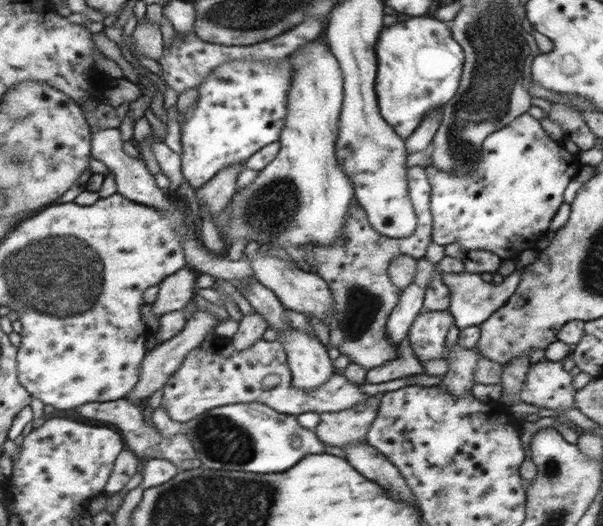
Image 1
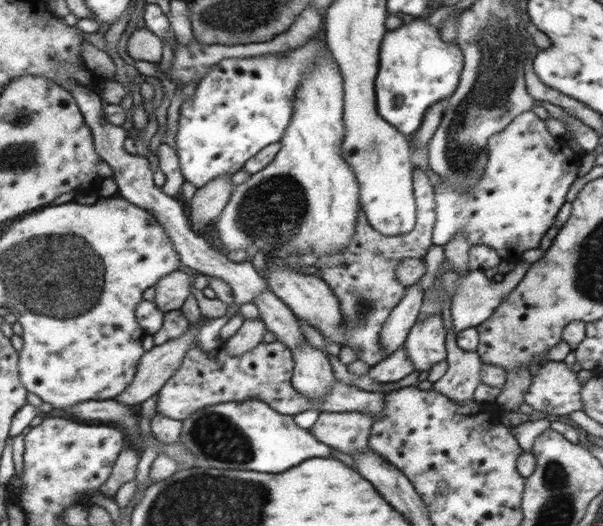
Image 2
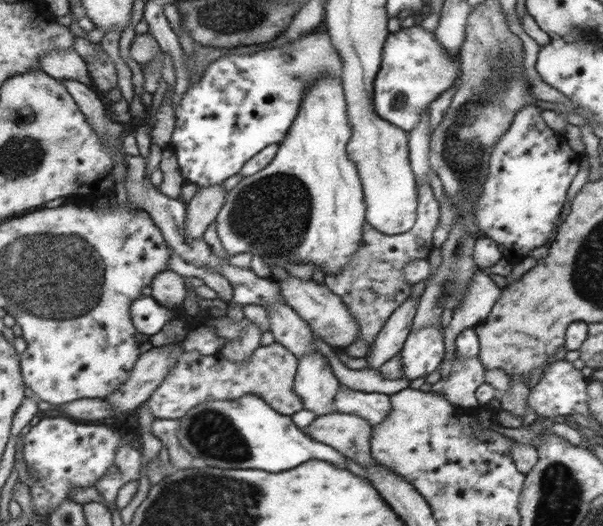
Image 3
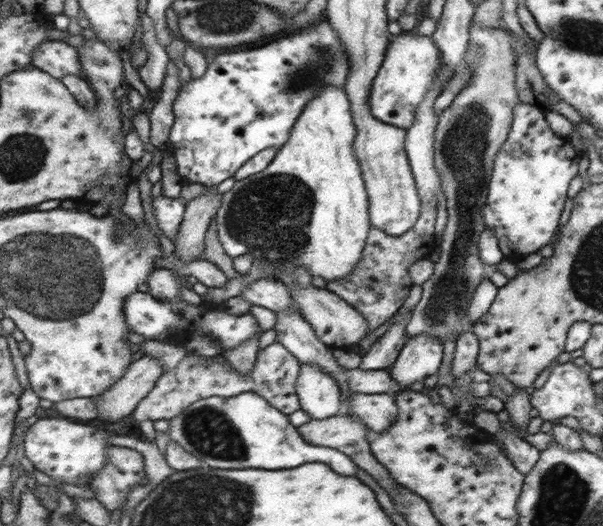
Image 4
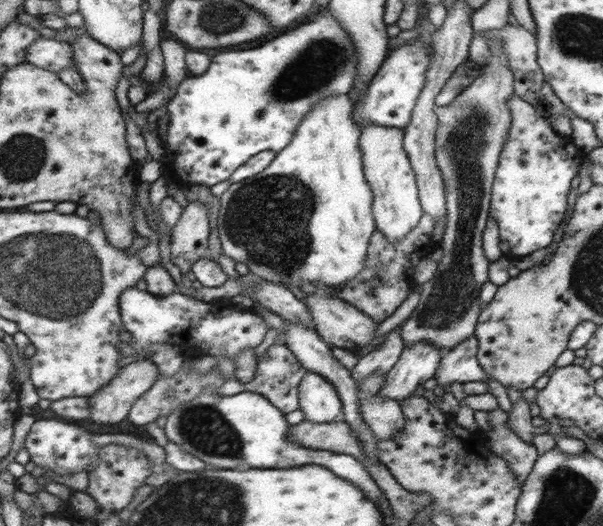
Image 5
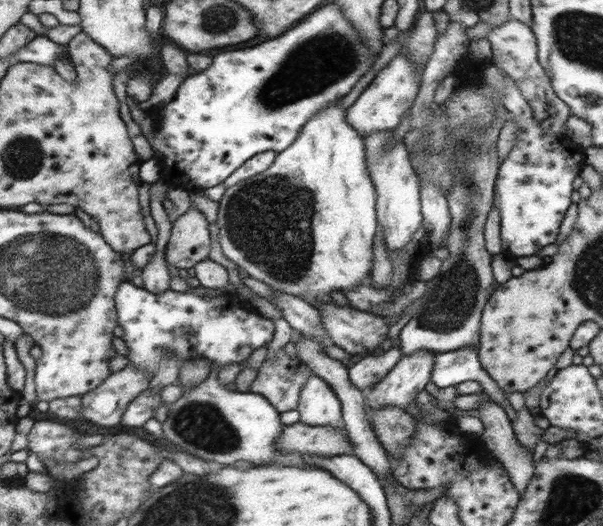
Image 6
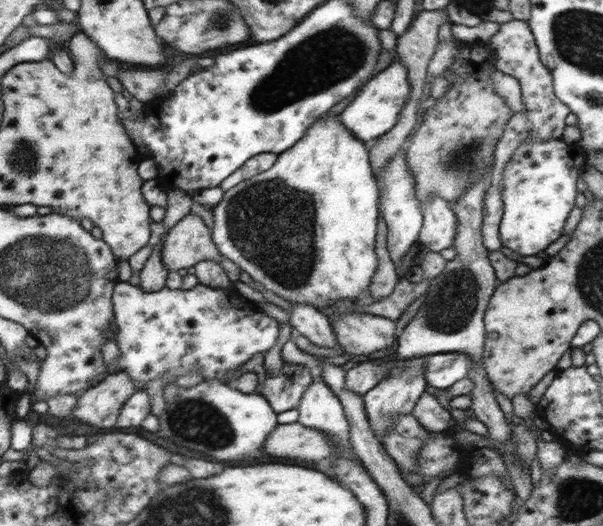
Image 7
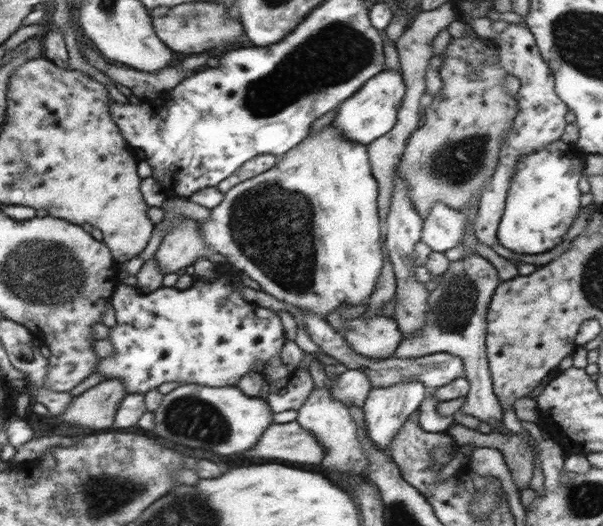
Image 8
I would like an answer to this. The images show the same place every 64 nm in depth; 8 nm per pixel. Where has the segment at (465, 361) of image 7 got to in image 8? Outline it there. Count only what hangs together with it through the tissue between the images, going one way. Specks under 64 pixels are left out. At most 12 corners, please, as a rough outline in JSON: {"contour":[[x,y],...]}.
{"contour":[[302,310],[312,342],[373,387],[420,381],[433,391],[465,371],[443,352],[370,359],[326,318]]}

